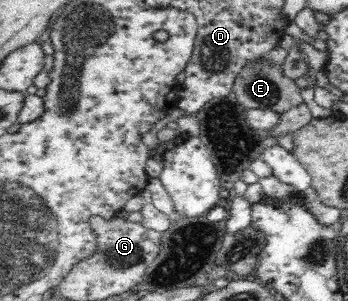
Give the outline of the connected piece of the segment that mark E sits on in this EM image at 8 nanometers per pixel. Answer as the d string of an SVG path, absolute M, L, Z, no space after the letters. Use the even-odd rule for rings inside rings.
M265 55L250 59L242 67L242 71L234 79L232 89L238 103L247 109L268 109L283 114L303 102L302 89L296 85L296 81L282 73L282 66L270 65Z

